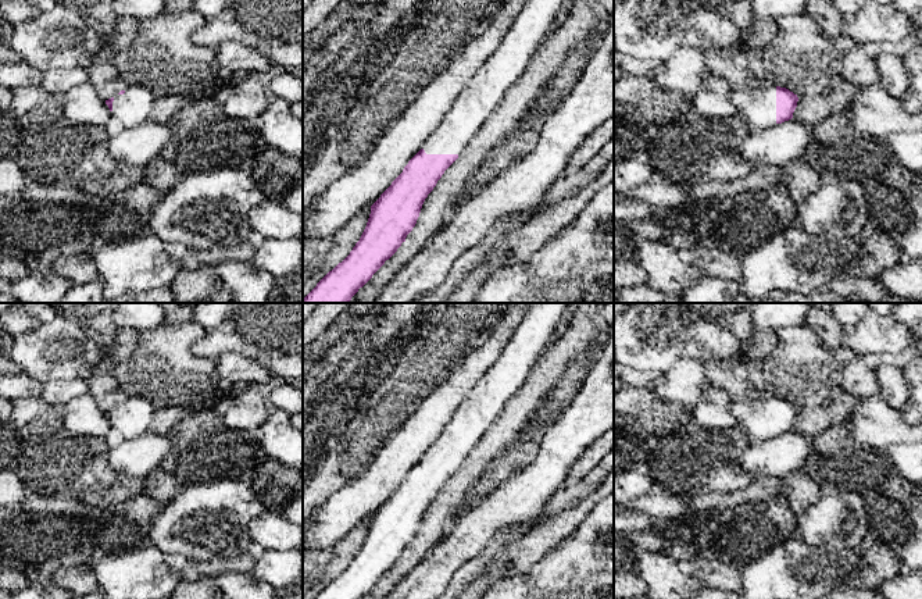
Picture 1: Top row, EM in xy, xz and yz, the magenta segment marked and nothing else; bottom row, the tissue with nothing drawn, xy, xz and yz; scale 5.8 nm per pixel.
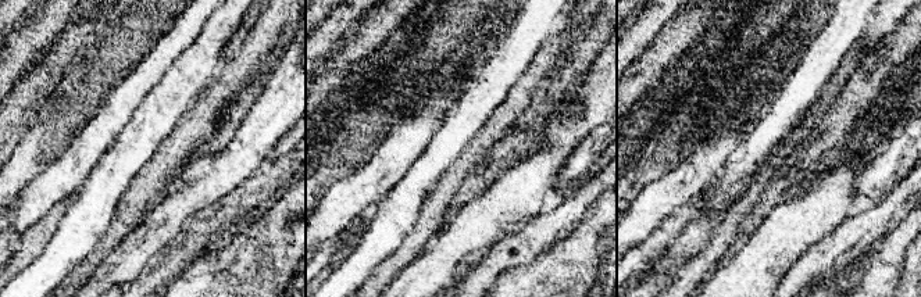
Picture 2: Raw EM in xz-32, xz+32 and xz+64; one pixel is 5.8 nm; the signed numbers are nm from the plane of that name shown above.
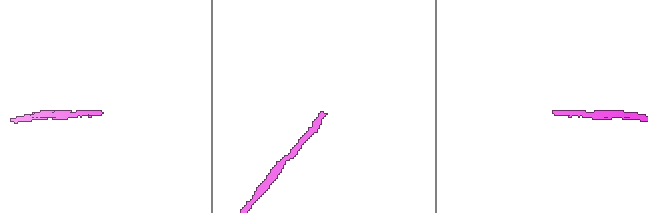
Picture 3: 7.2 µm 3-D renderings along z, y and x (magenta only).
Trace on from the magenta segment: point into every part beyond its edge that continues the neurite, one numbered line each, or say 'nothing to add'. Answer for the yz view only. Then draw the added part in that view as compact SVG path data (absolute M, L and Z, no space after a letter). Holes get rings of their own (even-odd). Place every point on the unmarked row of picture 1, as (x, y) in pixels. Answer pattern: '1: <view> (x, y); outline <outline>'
1: yz (757, 419); outline M776 397L750 402L730 402L730 411L737 418L739 429L751 443L776 436Z

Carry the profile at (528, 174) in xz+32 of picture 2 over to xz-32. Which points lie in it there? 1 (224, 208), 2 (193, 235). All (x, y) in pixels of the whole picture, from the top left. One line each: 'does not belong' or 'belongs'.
1: does not belong
2: does not belong

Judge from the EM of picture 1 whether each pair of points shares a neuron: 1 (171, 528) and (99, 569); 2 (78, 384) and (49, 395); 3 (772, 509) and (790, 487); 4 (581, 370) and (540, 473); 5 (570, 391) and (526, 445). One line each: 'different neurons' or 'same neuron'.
1: different neurons
2: same neuron
3: different neurons
4: different neurons
5: same neuron

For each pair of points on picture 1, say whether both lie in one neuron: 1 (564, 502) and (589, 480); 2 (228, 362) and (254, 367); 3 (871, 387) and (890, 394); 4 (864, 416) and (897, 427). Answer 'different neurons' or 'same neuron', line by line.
1: same neuron
2: same neuron
3: different neurons
4: same neuron

